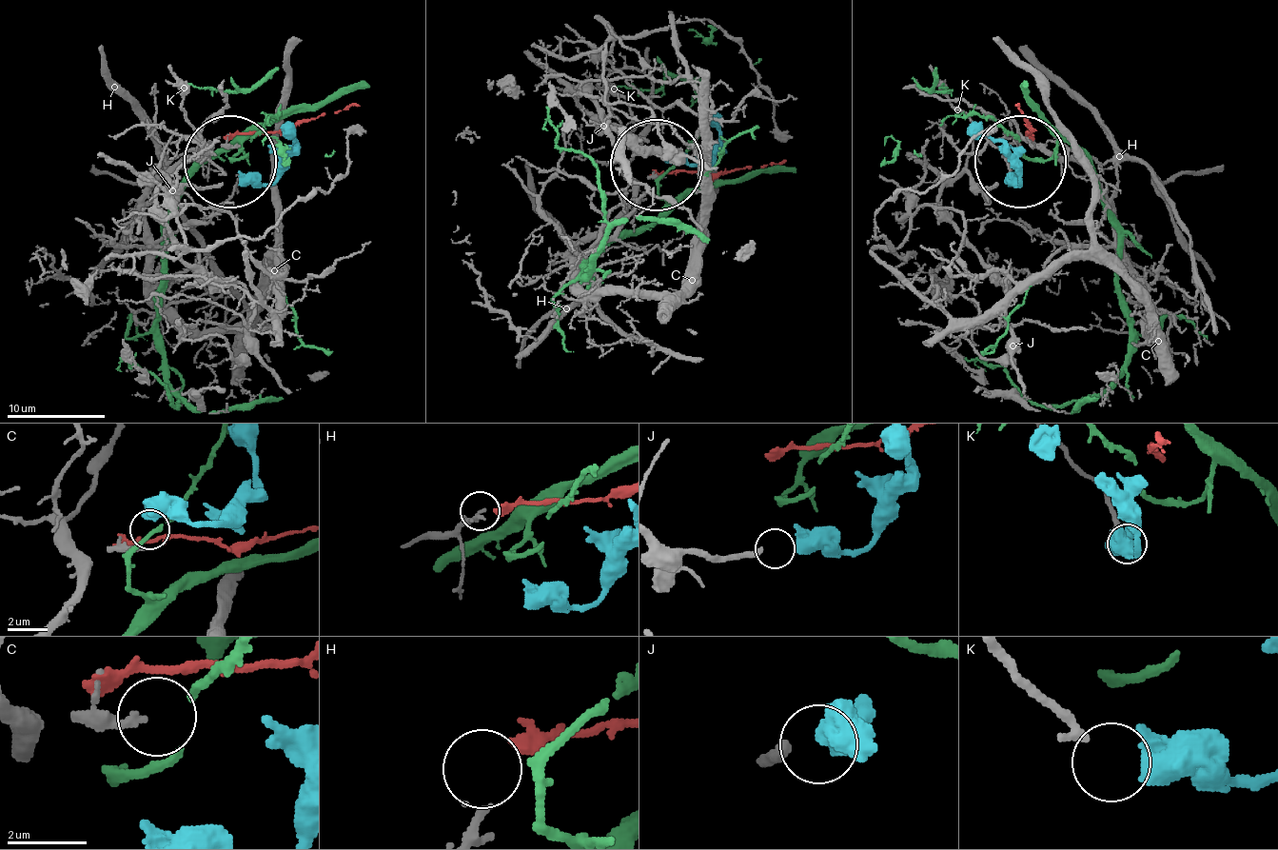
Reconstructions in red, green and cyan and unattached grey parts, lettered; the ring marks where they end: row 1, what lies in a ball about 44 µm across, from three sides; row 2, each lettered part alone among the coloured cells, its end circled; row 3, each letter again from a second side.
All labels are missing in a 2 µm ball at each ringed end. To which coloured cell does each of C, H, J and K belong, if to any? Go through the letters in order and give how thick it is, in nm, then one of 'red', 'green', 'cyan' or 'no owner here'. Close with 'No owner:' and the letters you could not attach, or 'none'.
C: 280 nm thick; no owner here
H: 180 nm thick; red
J: 320 nm thick; cyan
K: 240 nm thick; no owner here
No owner: C, K

